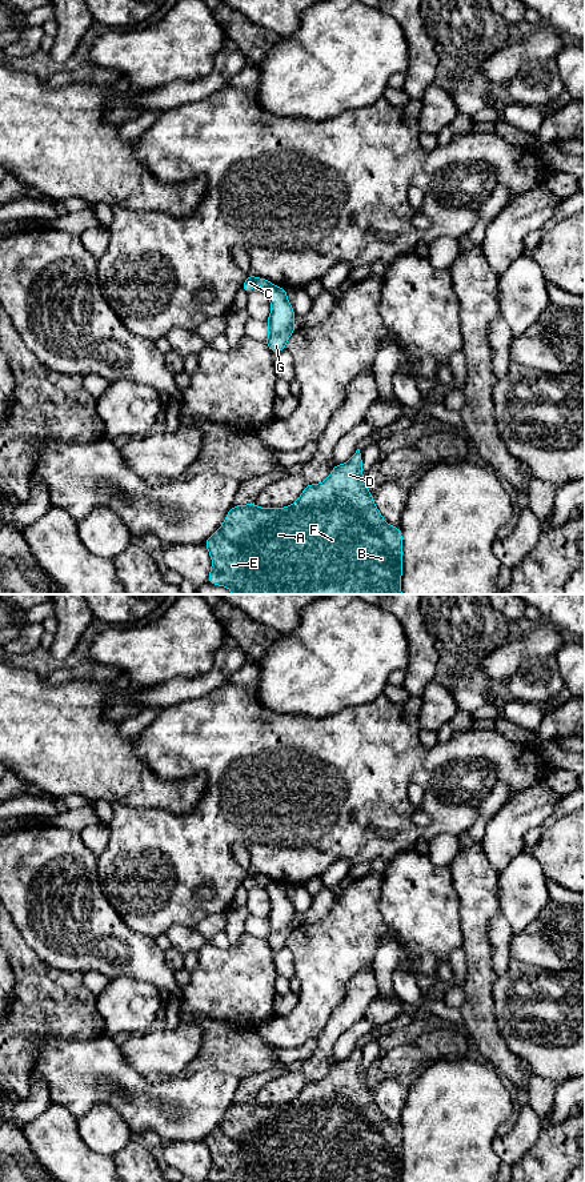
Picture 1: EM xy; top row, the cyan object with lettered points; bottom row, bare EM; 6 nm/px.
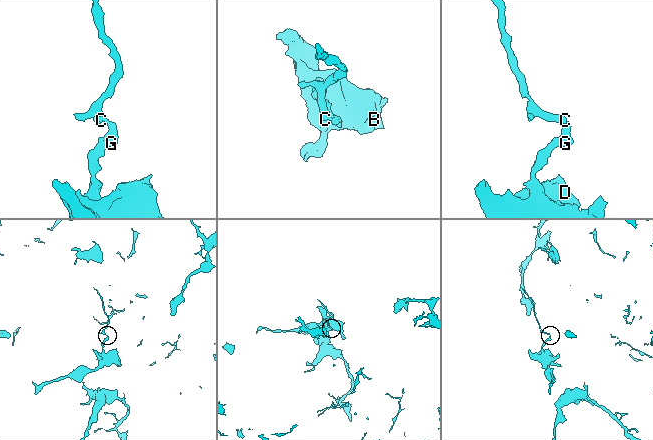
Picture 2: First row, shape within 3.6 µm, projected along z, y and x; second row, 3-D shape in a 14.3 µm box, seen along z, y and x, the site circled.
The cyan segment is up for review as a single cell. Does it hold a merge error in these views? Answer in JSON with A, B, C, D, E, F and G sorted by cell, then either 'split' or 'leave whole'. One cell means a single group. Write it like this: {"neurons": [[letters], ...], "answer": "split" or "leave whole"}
{"neurons": [["A", "B", "D", "E", "F", "G"], ["C"]], "answer": "split"}

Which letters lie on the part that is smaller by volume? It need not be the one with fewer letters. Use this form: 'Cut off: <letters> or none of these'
Cut off: A, B, D, E, F, G

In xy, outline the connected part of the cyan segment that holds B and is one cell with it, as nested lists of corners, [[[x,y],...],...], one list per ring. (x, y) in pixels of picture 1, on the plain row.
[[[360,1046],[346,1059],[334,1062],[325,1078],[305,1082],[289,1103],[235,1102],[204,1142],[212,1157],[212,1182],[401,1182],[401,1126],[389,1122],[377,1106],[362,1073]]]

